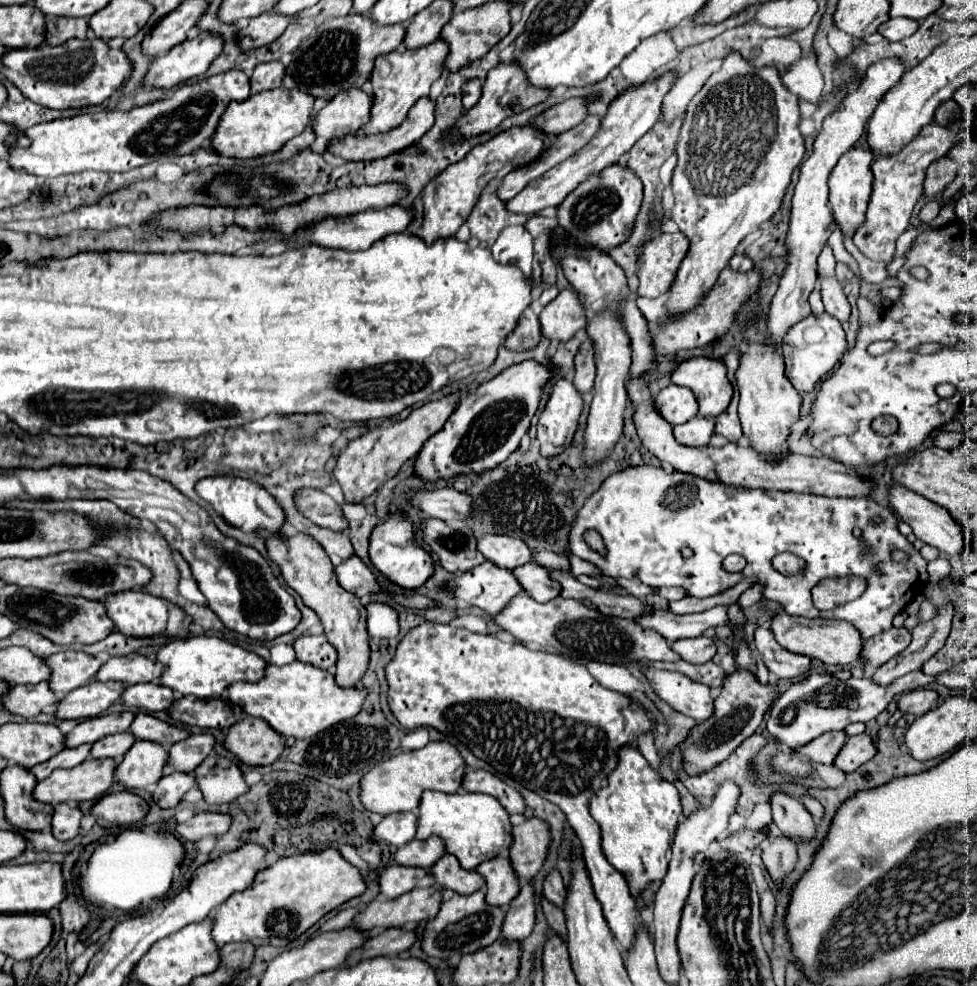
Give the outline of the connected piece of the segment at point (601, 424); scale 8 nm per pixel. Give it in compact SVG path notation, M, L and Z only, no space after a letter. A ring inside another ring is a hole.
M606 308L598 314L594 314L588 320L588 338L594 344L594 360L596 360L596 386L594 386L594 400L590 404L588 414L588 426L586 426L586 464L596 464L602 460L618 442L622 434L622 420L624 420L624 408L626 408L626 380L630 374L630 338L626 336L626 330L622 328L622 320L618 316L618 310Z

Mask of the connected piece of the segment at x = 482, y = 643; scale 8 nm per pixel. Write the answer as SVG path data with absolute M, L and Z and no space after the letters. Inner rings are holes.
M424 622L402 638L392 662L386 666L386 676L390 684L388 704L404 728L414 730L432 726L442 734L456 738L478 758L492 764L500 774L520 782L524 788L534 790L564 810L568 824L582 842L582 860L594 894L602 904L604 918L618 942L624 948L630 948L636 928L644 918L636 908L636 900L630 896L622 874L610 868L604 858L600 828L590 816L590 796L606 786L610 772L618 766L618 750L636 746L638 736L654 732L648 712L642 706L632 710L636 702L630 696L602 688L580 662L544 650L530 650L522 642L502 642L492 634L476 634L466 628L434 622Z

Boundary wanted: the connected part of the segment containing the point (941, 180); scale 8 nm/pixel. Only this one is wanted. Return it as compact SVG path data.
M948 156L930 164L924 182L924 196L936 196L956 178L956 162Z

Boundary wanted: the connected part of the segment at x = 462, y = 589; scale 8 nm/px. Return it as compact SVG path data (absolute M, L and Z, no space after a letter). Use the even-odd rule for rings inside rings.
M484 562L452 582L456 600L478 606L486 614L498 614L514 596L522 592L512 570Z

